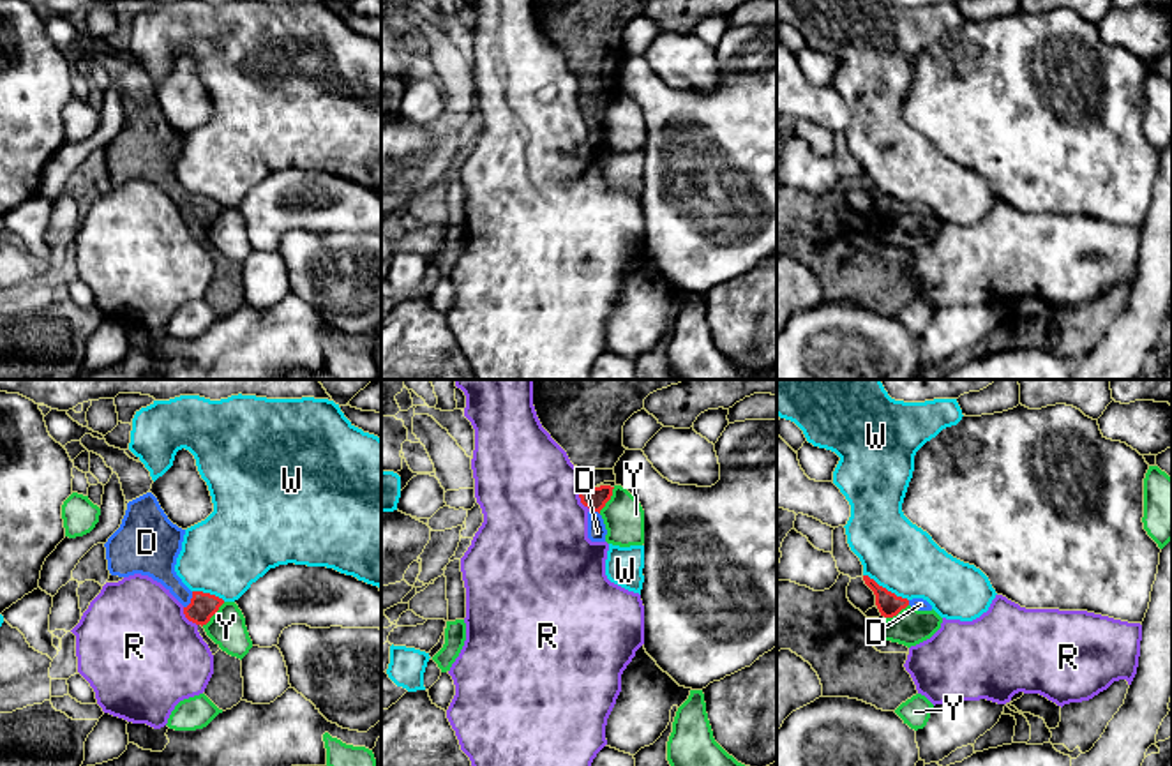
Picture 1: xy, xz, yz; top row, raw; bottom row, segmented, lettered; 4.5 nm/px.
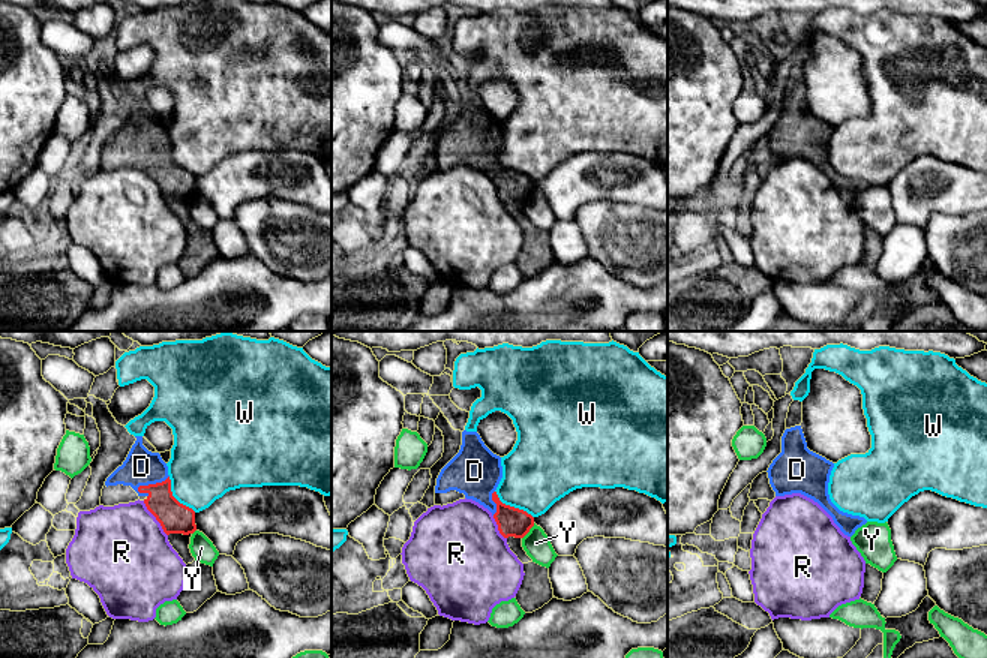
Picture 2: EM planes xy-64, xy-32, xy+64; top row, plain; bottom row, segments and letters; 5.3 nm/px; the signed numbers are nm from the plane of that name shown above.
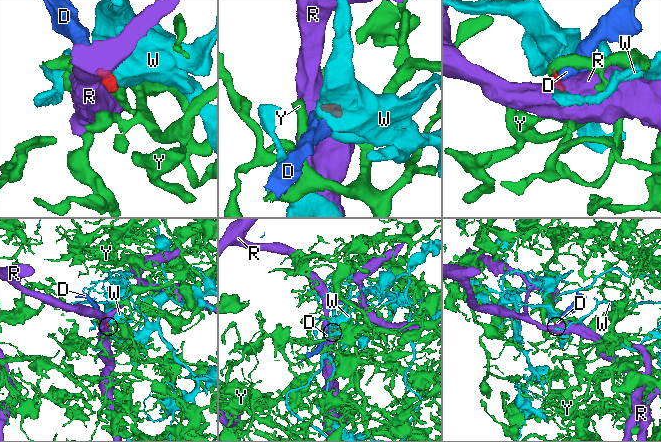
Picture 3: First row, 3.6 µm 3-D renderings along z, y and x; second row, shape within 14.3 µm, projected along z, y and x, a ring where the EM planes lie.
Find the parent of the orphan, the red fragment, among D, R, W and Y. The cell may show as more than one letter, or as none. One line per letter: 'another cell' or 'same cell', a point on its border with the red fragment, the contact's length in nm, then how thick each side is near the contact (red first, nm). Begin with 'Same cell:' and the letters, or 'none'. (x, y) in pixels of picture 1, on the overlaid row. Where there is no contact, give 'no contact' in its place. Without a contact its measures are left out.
Same cell: D
D: same cell; contact xy (191, 600); length 90 nm; calibres 120 and 180 nm
R: another cell; contact xz (579, 496); length 110 nm; calibres 110 and 480 nm
W: another cell; contact yz (885, 588); length 240 nm; calibres 110 and 320 nm
Y: another cell; contact xy (214, 613); length 160 nm; calibres 120 and 170 nm

